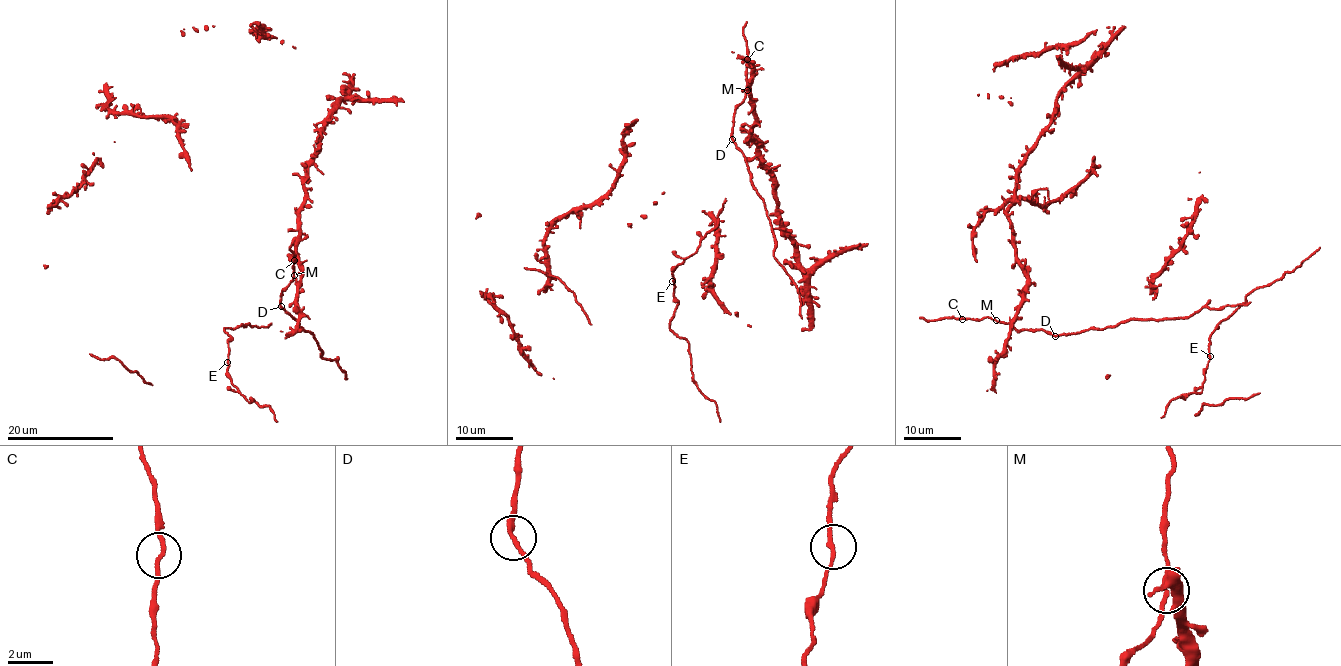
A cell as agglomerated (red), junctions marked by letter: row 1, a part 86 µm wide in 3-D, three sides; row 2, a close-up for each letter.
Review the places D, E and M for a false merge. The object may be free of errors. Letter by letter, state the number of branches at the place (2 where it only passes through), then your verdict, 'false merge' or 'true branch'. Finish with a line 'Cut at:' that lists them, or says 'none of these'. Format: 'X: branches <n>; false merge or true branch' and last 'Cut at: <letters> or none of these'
D: branches 2; true branch
E: branches 2; true branch
M: branches 2; true branch
Cut at: none of these

